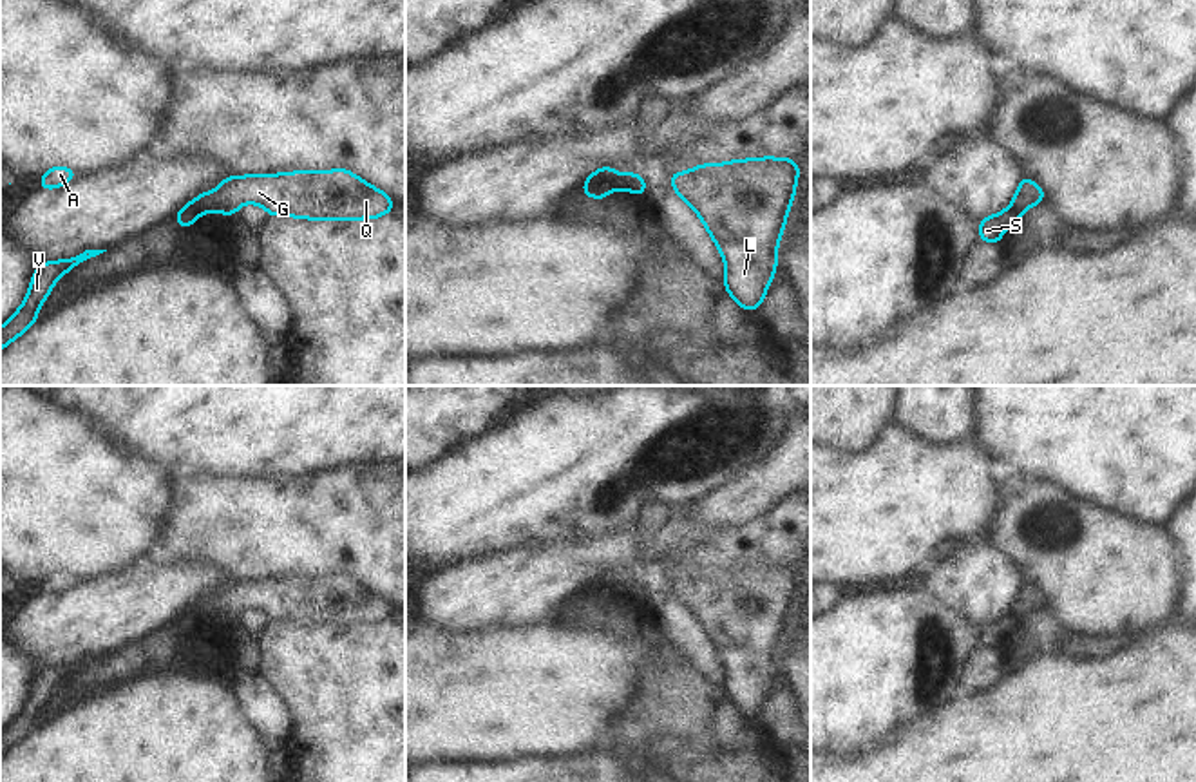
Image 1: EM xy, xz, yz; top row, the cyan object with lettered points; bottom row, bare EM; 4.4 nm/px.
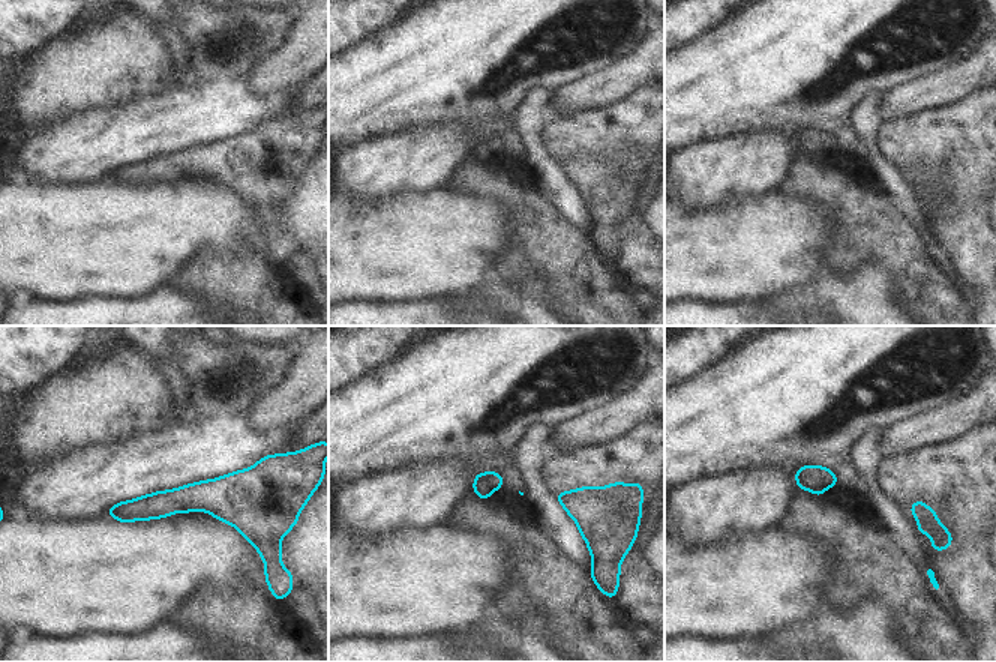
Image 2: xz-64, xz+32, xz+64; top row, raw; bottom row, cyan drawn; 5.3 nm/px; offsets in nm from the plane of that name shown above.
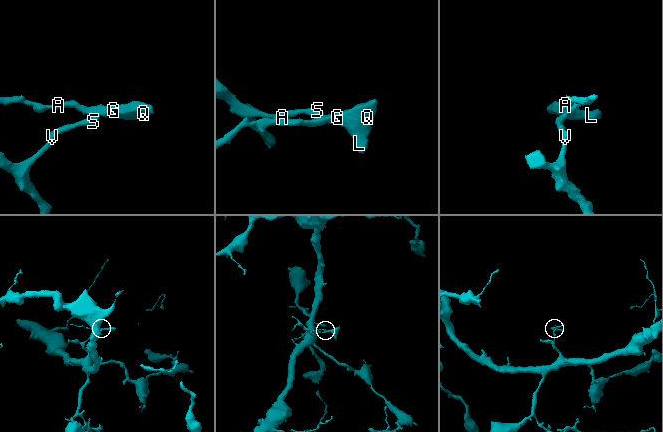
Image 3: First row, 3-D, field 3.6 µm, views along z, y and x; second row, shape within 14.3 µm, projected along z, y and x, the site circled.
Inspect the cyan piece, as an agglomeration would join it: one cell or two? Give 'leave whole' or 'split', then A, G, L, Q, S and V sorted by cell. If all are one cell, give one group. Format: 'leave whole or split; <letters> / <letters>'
split; A G L Q / S V

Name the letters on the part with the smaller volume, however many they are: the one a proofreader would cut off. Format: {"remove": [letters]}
{"remove": ["A", "G", "L", "Q"]}

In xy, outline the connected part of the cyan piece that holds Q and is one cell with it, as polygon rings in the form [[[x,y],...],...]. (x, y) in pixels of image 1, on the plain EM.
[[[346,574],[329,577],[279,577],[275,581],[230,581],[214,597],[203,597],[183,614],[235,621],[244,610],[261,610],[268,621],[300,625],[376,625],[394,606]]]

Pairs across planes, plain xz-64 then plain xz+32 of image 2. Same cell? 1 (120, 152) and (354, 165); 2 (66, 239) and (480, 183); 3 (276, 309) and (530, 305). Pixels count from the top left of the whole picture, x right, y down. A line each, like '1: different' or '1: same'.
1: same
2: different
3: different

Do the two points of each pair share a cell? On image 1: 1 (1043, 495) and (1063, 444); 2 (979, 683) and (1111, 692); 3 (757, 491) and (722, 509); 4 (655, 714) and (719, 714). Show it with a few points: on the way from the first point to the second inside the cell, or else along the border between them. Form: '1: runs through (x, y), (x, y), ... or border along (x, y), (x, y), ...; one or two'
1: border along (1006, 471), (1053, 482), (1086, 502); two
2: border along (1006, 674), (994, 686), (967, 694); two
3: runs through (748, 495), (731, 504); one
4: runs through (672, 714), (702, 714); one

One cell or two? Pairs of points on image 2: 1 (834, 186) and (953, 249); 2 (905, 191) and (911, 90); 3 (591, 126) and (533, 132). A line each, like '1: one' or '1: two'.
1: two
2: two
3: two

